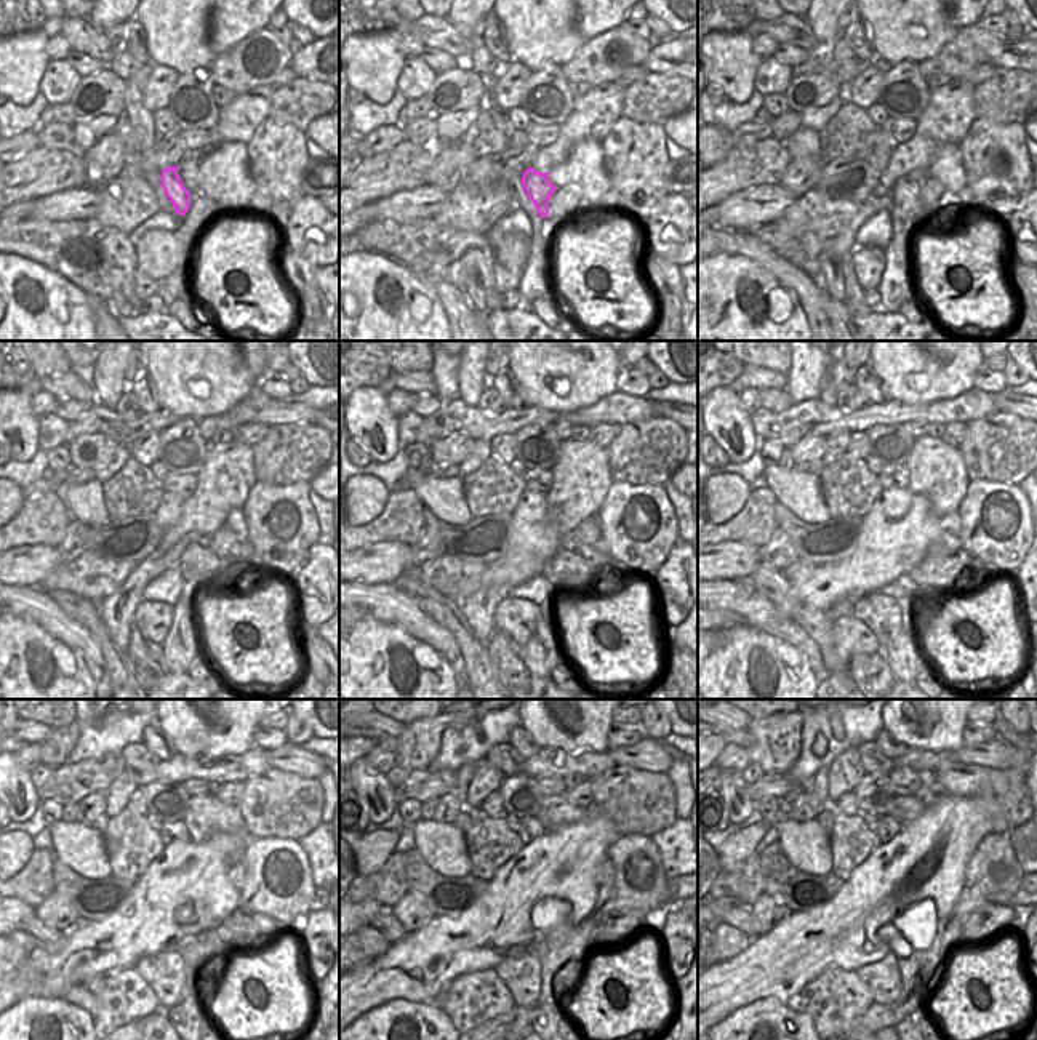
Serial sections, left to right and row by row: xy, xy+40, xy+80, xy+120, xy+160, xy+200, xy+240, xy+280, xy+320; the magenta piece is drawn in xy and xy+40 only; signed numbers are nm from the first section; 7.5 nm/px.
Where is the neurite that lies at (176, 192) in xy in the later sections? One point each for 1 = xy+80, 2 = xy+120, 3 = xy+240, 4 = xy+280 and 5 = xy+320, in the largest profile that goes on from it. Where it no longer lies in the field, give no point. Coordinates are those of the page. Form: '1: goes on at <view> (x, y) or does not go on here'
1: goes on at xy+80 (906, 191)
2: goes on at xy+120 (197, 560)
3: goes on at xy+240 (248, 928)
4: goes on at xy+280 (613, 927)
5: goes on at xy+320 (988, 920)

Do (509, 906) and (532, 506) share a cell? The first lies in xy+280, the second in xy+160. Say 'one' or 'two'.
one

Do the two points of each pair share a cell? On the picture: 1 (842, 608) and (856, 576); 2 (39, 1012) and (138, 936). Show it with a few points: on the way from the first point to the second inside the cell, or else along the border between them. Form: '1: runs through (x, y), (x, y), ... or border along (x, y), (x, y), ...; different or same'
1: border along (861, 596), (847, 596), (824, 610); different
2: border along (61, 997), (24, 997), (21, 1000); different

